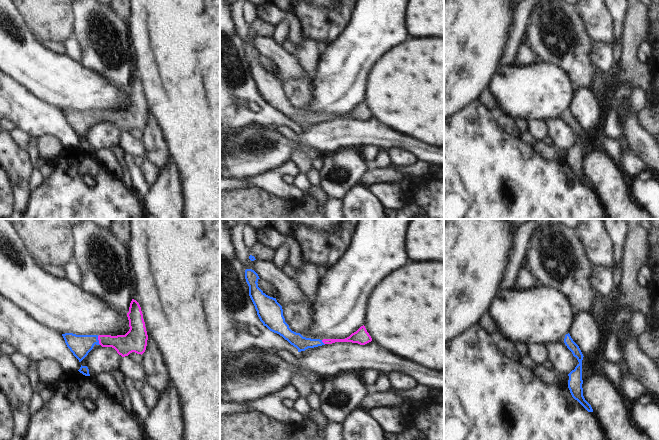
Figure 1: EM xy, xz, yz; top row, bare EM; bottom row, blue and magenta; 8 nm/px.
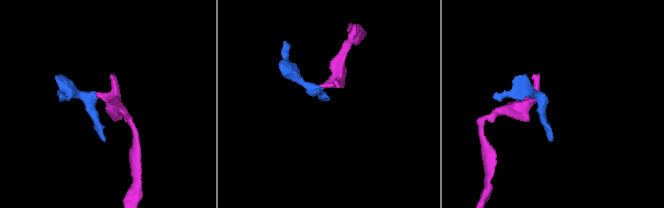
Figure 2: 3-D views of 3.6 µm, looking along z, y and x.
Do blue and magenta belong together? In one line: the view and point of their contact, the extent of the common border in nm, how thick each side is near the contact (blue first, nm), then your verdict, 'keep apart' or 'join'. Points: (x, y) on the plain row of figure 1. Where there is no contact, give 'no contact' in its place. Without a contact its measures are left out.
xy (98, 116) | 80 nm | 180/160 nm | join

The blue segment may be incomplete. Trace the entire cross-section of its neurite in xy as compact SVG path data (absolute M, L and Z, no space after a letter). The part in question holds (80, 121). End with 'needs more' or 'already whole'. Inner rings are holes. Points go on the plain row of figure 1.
M132 75L127 89L129 107L125 111L76 111L73 109L62 110L67 123L81 138L94 121L112 123L122 133L130 129L143 130L146 126L148 111L139 79Z | needs more

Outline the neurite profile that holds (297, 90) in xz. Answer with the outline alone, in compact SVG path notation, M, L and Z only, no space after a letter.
M308 74L299 75L291 78L280 78L283 85L283 92L289 104L301 109L310 99L311 77Z

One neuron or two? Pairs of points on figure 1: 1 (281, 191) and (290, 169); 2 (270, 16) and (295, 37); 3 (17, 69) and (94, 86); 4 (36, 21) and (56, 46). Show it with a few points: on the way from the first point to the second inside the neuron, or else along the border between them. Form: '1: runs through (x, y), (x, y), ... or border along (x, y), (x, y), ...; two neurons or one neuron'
1: runs through (278, 184), (278, 176), (283, 171); one neuron
2: runs through (279, 16), (286, 16), (294, 24), (295, 28); one neuron
3: runs through (36, 69), (54, 79), (75, 86); one neuron
4: border along (33, 33), (40, 38), (58, 40), (62, 43); two neurons

